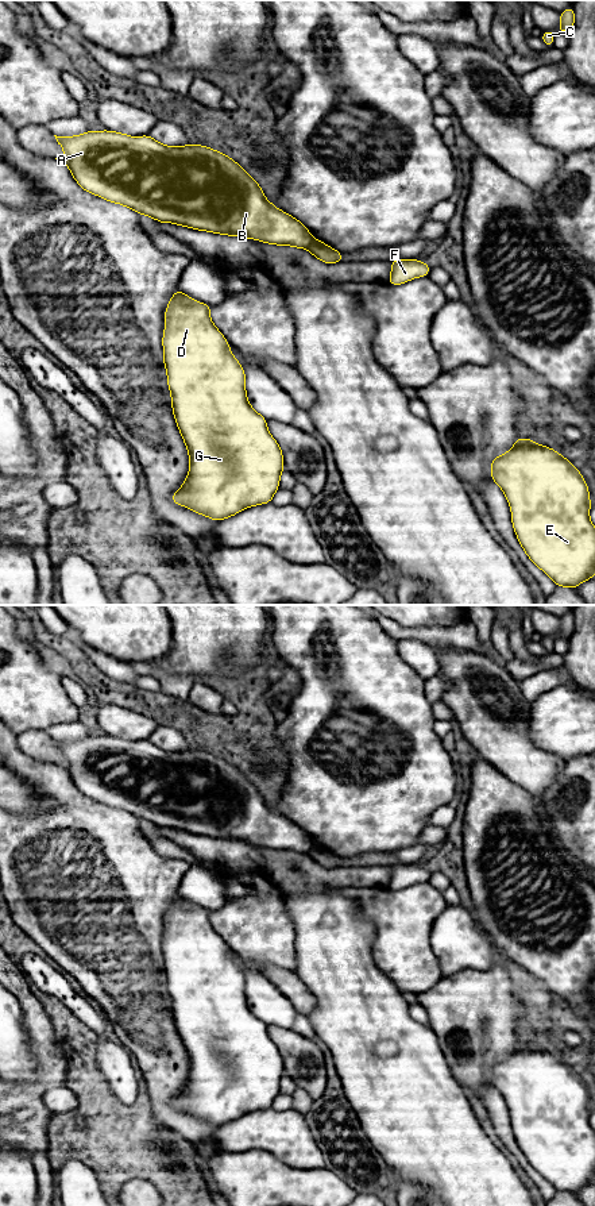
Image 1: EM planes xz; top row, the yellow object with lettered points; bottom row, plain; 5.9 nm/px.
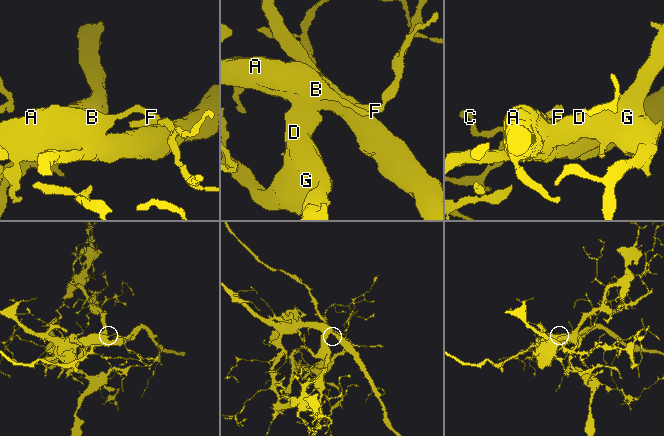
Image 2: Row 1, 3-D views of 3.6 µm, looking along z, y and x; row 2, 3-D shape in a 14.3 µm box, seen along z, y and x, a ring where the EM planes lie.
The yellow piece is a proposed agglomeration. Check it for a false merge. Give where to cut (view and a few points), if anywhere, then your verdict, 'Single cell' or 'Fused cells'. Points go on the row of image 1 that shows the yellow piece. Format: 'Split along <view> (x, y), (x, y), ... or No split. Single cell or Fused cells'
Split along xz (315, 239), (306, 247). Fused cells

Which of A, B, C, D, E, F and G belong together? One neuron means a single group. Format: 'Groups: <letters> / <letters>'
Groups: A B D E G / C F

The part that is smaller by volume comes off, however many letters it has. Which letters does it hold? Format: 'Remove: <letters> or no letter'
Remove: C, F

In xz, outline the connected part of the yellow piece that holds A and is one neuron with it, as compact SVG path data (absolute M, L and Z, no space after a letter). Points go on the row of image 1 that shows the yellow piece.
M92 131L76 136L57 136L65 155L61 159L77 184L89 193L103 197L146 215L159 223L174 223L212 234L255 239L267 244L293 246L308 248L314 240L309 230L290 213L278 209L267 201L263 189L236 161L208 146L185 145L181 147L166 146L150 135L130 136L116 131Z

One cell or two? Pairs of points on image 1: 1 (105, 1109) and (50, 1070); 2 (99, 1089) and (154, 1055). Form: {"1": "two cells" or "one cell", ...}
{"1": "two cells", "2": "two cells"}

